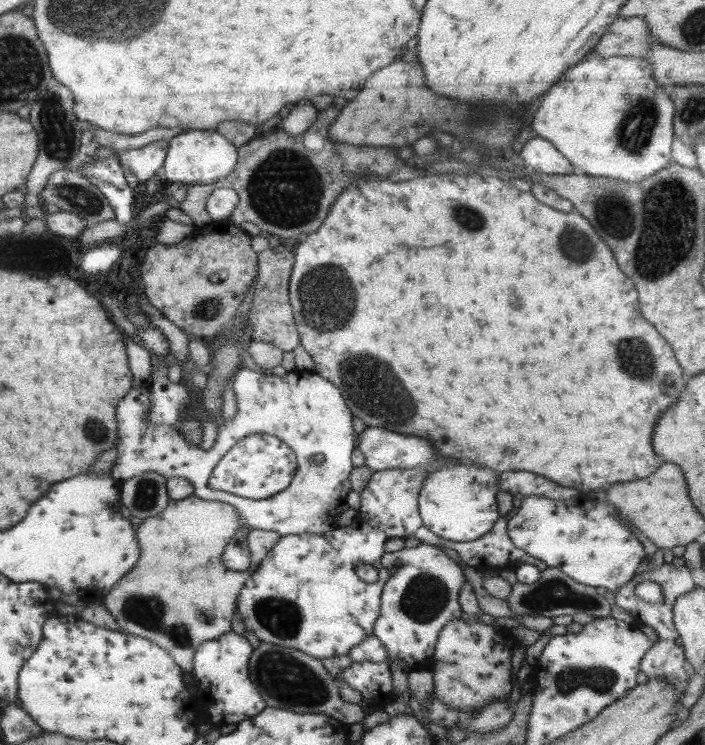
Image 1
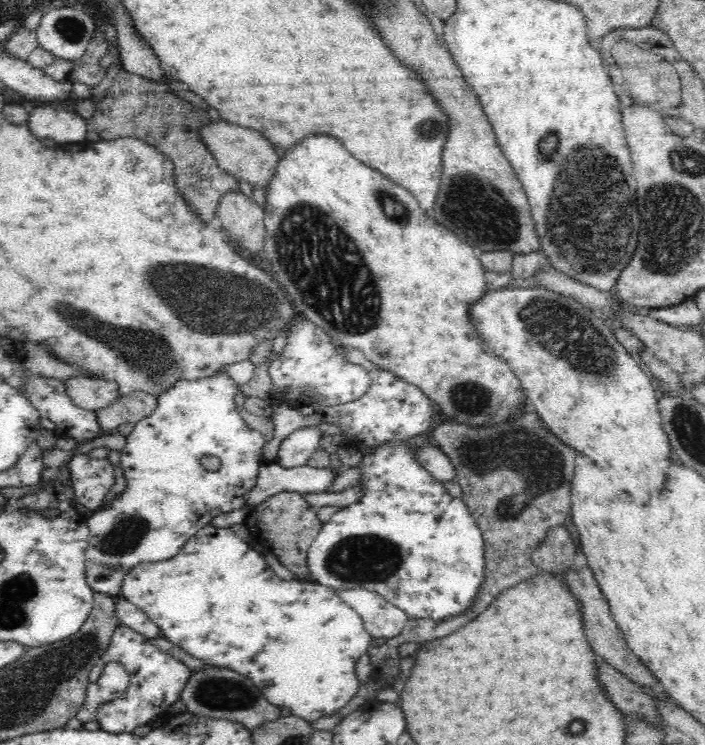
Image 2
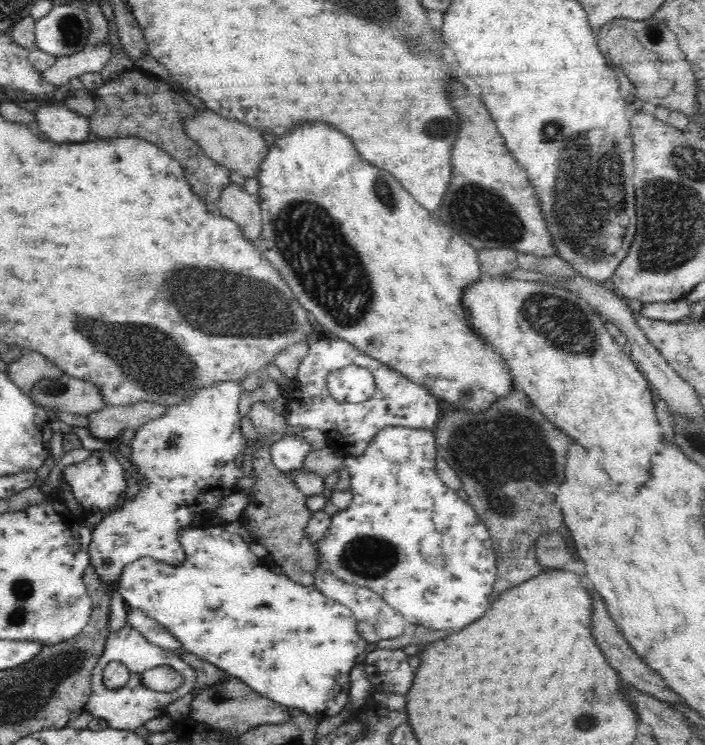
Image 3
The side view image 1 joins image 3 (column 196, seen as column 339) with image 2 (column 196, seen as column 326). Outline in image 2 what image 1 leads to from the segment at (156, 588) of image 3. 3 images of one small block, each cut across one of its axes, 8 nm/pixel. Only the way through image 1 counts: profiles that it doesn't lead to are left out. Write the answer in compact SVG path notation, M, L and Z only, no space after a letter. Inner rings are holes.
M204 526L204 528L196 531L196 534L190 537L190 540L185 542L185 546L182 546L175 558L167 559L161 563L144 563L134 566L124 577L120 595L144 611L170 642L177 644L192 656L200 658L209 666L229 668L238 674L243 674L254 683L254 686L261 689L262 694L272 704L279 707L286 706L286 708L290 708L292 714L307 721L314 722L318 718L338 712L360 691L359 680L355 673L356 663L362 655L367 654L374 638L365 629L364 622L359 614L351 606L348 606L330 587L314 583L312 580L299 581L298 579L284 580L280 578L273 571L273 568L266 563L264 555L252 550L249 543L240 539L230 530L230 527Z

